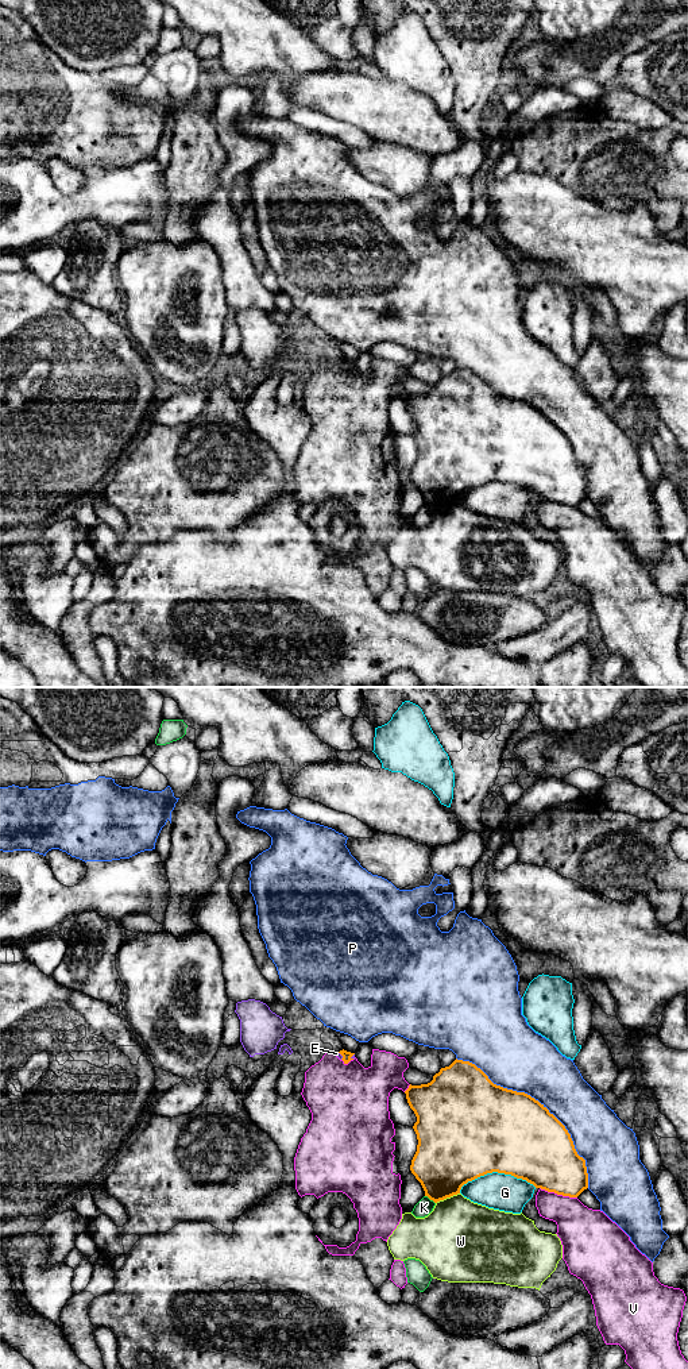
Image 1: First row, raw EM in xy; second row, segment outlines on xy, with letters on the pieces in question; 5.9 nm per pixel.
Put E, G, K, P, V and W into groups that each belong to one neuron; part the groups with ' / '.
E V / G / K / P / W

